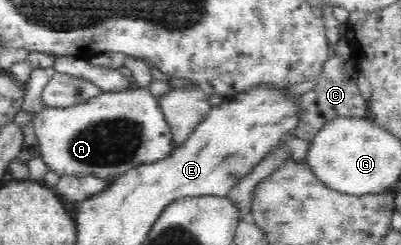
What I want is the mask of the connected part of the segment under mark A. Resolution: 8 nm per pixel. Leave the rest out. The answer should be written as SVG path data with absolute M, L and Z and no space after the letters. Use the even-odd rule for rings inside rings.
M132 80L131 82L133 82L133 85L127 86L125 89L110 92L99 92L97 95L86 99L84 102L76 103L71 107L44 107L41 110L41 113L35 114L32 124L38 140L40 157L47 165L47 168L51 169L51 171L55 172L59 176L79 175L80 177L85 177L85 175L93 175L101 179L105 179L105 177L118 178L119 176L123 175L123 173L127 173L129 169L135 168L137 165L151 163L157 161L158 159L164 158L165 156L168 156L175 148L177 148L172 145L170 135L168 134L168 127L166 126L161 110L158 109L156 97L148 90L148 88L139 87L139 85L134 82L134 80Z

